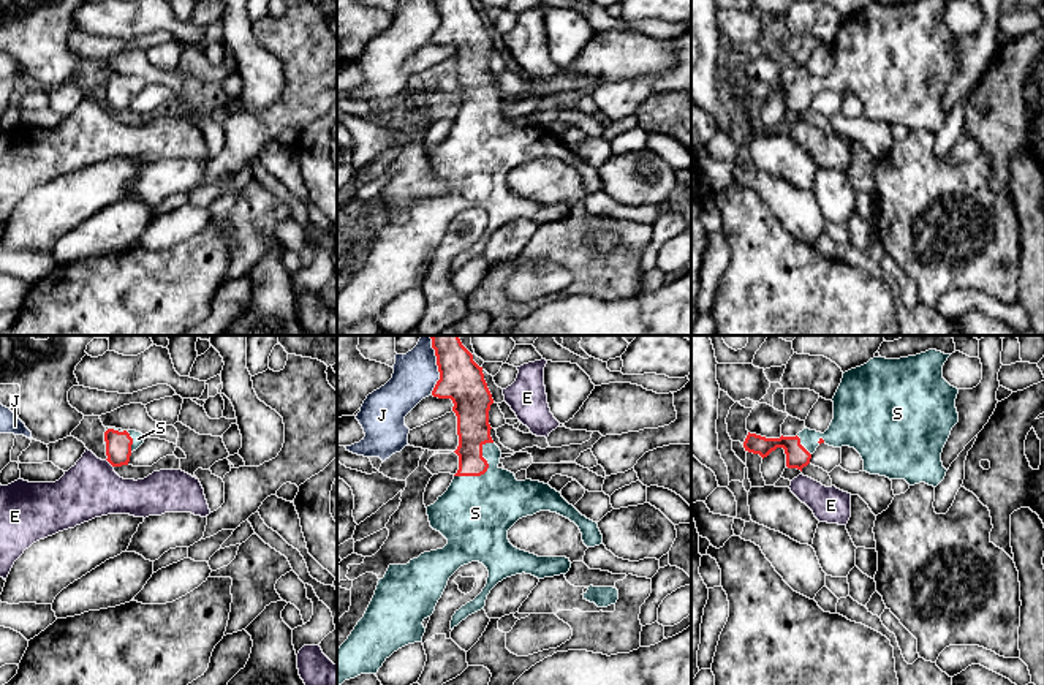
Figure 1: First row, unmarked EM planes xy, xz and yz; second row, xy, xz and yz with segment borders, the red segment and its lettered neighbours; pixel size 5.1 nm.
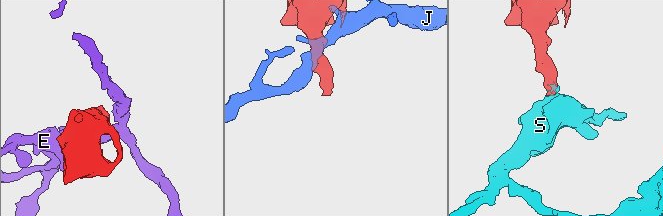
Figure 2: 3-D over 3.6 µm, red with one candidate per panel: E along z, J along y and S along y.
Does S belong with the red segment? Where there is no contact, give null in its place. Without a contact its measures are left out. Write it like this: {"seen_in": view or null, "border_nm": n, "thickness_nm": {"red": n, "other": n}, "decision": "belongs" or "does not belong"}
{"seen_in": "xz", "border_nm": 260, "thickness_nm": {"red": 170, "other": 380}, "decision": "belongs"}

